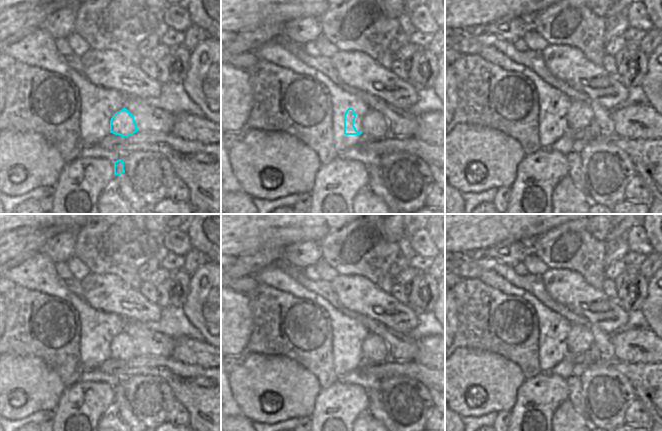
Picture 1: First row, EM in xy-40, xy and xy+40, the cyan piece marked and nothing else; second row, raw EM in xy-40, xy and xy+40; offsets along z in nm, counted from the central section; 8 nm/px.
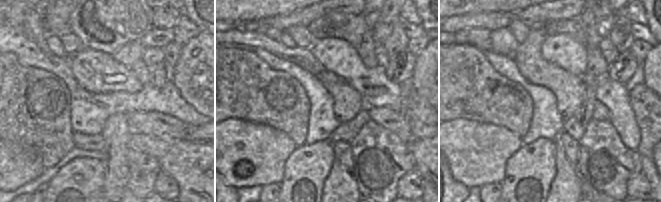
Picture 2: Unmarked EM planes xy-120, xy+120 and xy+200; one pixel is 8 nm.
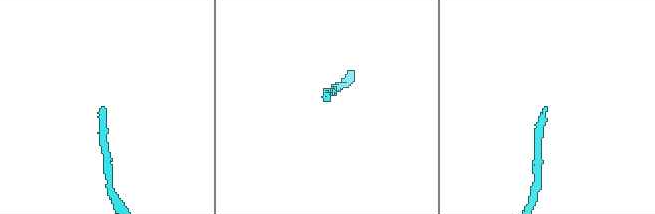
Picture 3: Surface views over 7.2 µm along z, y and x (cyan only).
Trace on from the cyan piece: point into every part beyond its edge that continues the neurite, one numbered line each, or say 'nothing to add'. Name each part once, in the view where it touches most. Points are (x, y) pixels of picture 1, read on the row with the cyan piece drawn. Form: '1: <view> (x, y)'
1: xy (359, 121)

